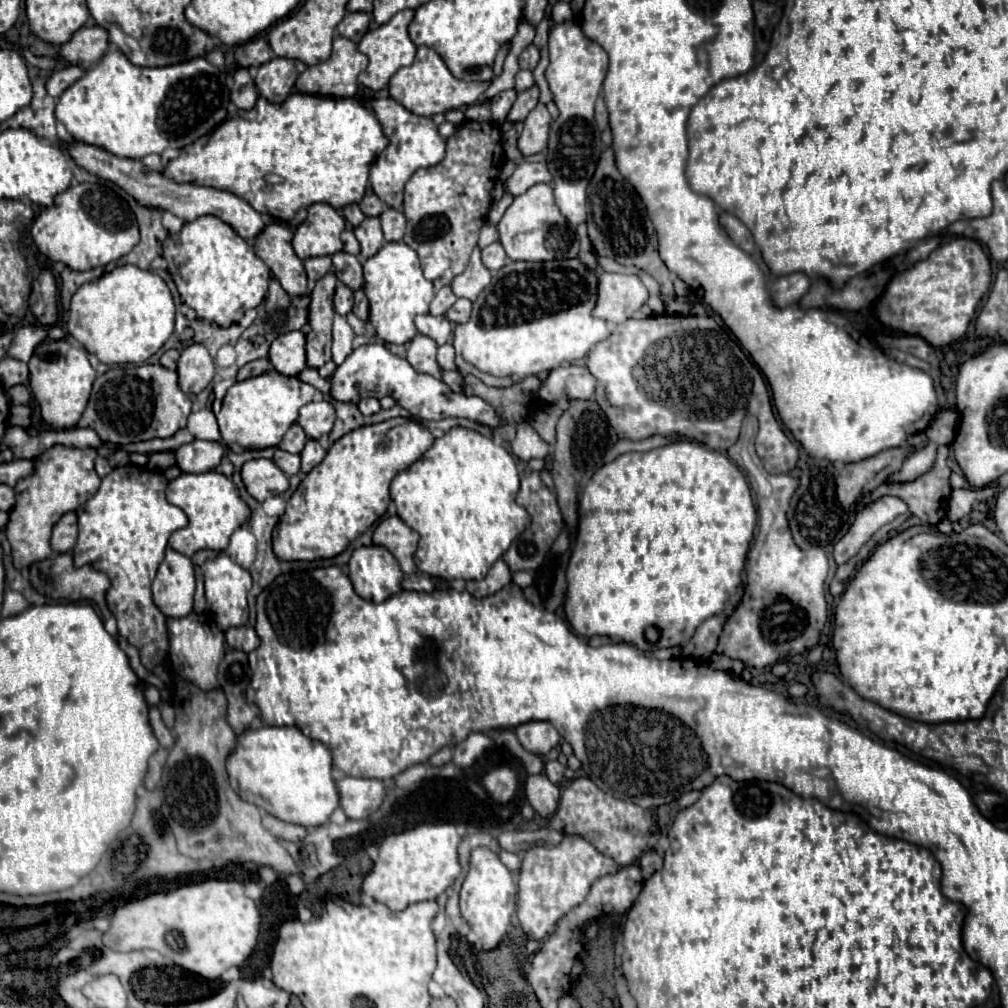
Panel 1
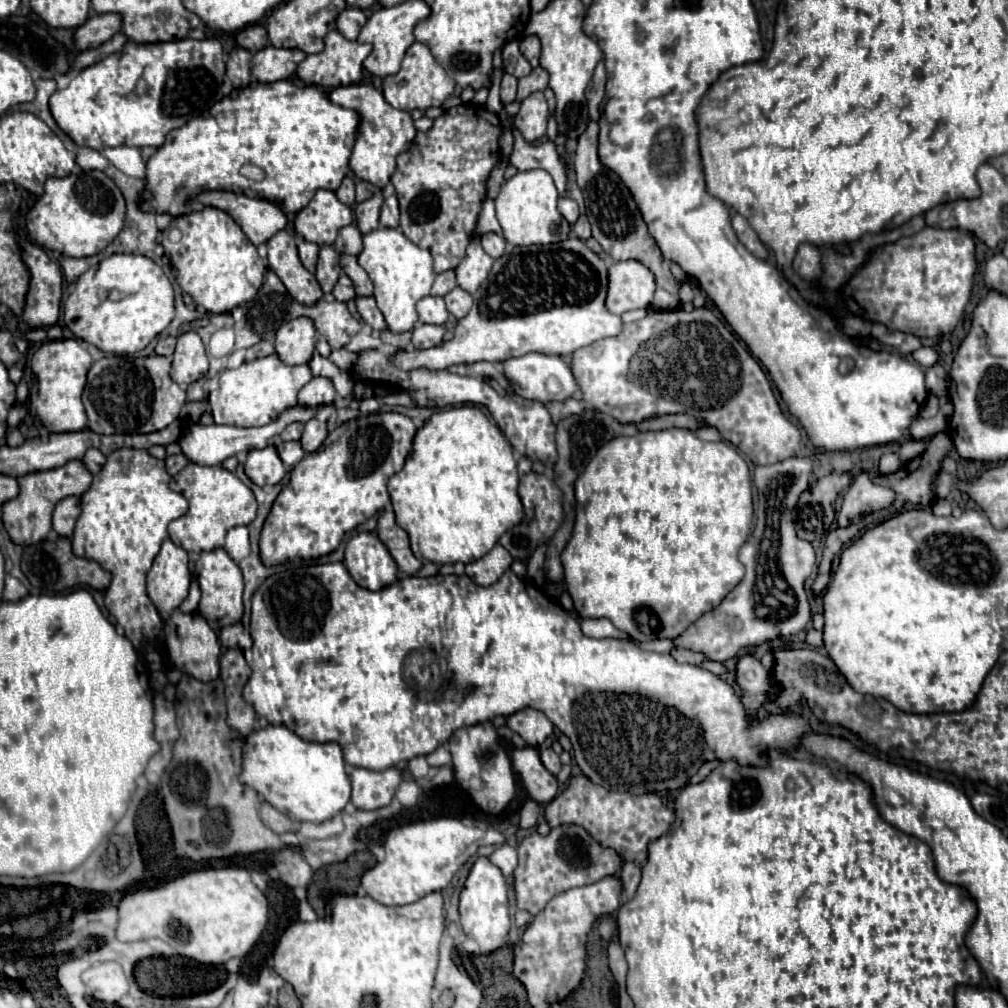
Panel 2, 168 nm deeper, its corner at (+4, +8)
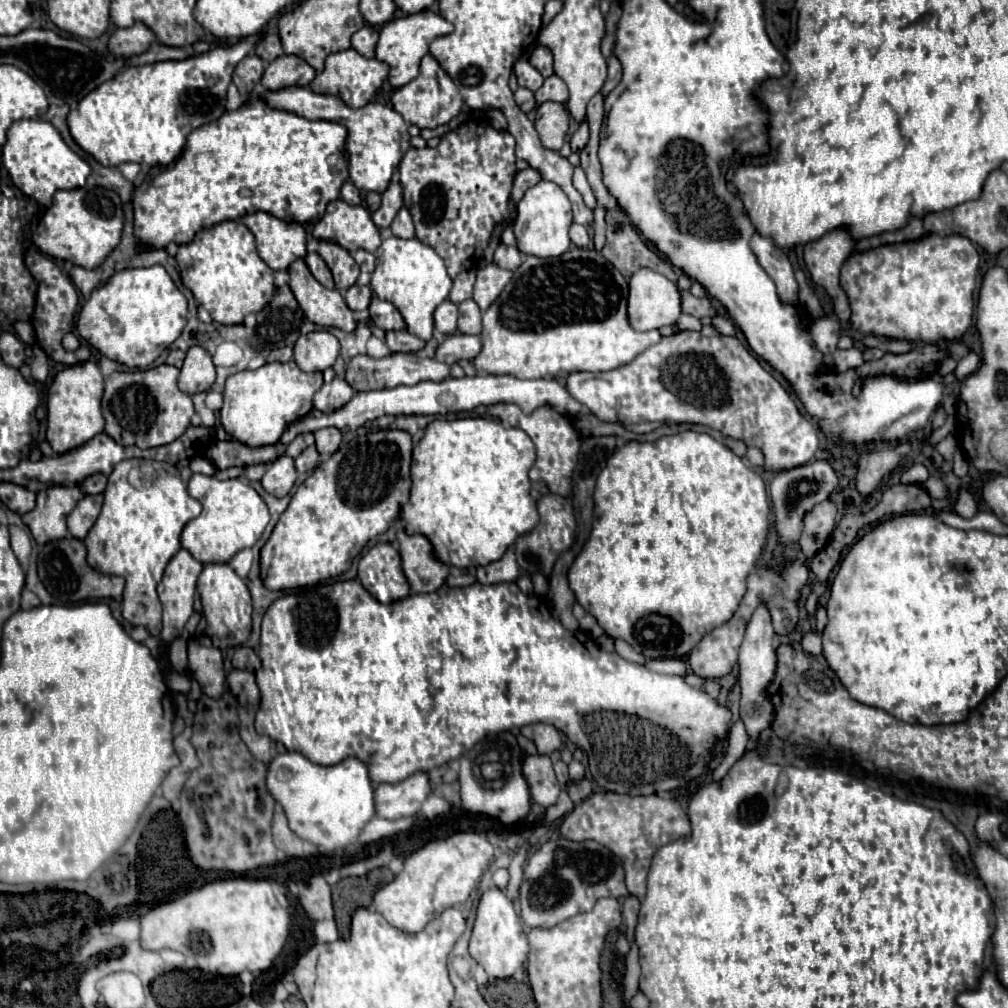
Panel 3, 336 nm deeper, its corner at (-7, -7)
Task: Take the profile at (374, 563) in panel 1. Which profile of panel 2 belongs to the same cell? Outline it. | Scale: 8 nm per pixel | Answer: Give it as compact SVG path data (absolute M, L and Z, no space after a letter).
M361 532L347 542L345 560L353 580L367 590L381 590L397 580L397 564L375 532Z

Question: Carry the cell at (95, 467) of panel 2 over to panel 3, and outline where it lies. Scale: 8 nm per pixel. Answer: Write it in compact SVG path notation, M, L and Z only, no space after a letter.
M96 473L96 475L90 475L88 479L84 479L84 481L80 483L80 489L82 489L84 493L88 493L88 495L96 495L96 493L102 493L102 491L104 491L106 483L108 483L106 475Z

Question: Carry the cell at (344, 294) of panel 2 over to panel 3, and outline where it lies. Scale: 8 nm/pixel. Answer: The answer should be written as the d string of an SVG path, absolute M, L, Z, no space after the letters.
M352 285L346 289L344 299L352 311L366 311L372 301L372 289L368 285L364 285L364 287Z

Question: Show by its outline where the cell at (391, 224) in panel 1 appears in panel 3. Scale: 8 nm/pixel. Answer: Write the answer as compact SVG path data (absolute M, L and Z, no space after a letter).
M402 207L398 211L390 229L392 229L392 235L396 235L400 239L414 239L414 223L412 223L412 215L406 207Z

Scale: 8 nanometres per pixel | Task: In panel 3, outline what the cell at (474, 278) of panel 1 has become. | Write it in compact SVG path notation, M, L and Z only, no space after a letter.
M494 263L478 269L478 279L474 287L474 301L482 311L486 311L502 293L502 289L512 279L512 271L496 267Z

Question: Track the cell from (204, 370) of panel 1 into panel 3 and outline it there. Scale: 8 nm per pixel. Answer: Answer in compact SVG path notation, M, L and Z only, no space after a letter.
M198 345L190 347L184 359L184 365L180 369L180 377L178 377L180 391L188 395L208 391L214 379L216 379L216 369L214 369L210 353Z

